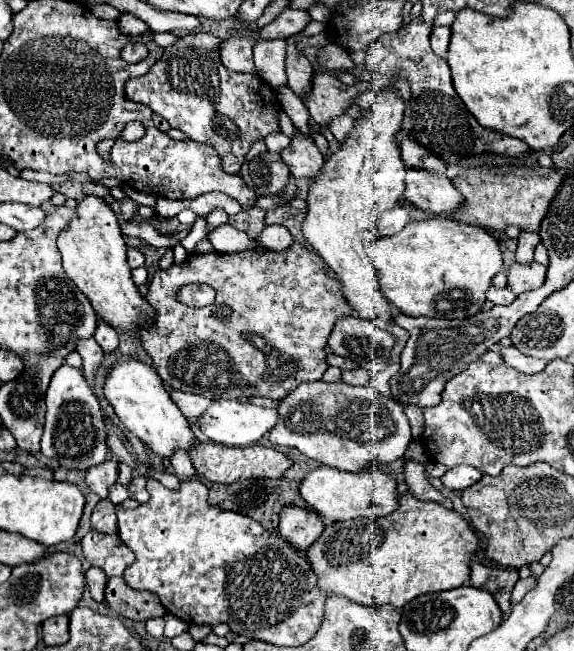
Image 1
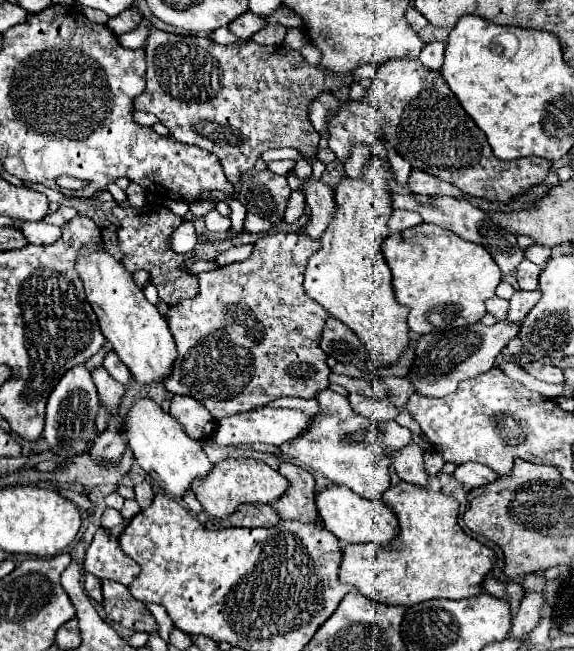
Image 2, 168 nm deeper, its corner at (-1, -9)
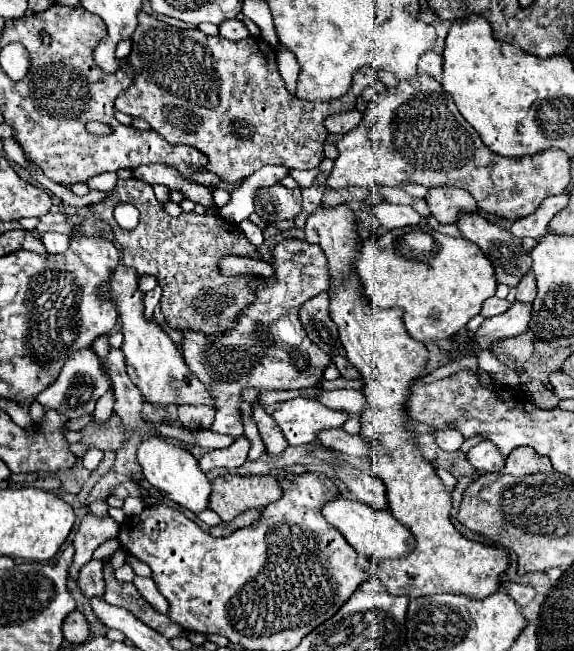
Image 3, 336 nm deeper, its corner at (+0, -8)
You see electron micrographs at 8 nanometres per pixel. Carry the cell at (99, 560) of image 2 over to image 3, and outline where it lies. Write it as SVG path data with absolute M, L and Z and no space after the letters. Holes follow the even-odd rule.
M124 561L124 565L114 571L114 575L116 575L118 581L126 581L126 583L132 583L134 577L136 577L136 575L134 575L134 569L132 569L132 565L130 565L128 561Z

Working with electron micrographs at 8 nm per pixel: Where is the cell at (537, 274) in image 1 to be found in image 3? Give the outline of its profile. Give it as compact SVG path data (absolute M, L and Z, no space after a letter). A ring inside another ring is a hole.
M514 301L508 311L500 313L496 317L490 317L480 325L480 329L474 333L476 343L480 347L488 347L500 339L520 335L528 327L530 311L532 311L532 303Z

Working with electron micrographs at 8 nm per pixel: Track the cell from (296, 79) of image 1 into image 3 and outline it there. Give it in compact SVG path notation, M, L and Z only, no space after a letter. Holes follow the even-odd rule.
M350 109L348 113L334 113L328 119L324 119L324 127L330 133L348 133L360 123L360 119L362 115L358 113L358 109Z

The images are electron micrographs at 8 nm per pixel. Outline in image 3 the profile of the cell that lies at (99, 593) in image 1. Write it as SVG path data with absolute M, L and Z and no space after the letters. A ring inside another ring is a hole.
M88 561L84 569L80 569L78 587L86 597L102 597L104 595L104 579L102 579L102 561Z

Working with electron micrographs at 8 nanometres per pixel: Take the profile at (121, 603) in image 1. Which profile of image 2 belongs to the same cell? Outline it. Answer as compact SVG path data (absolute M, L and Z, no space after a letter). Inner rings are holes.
M103 582L103 606L107 618L137 632L157 632L157 622L147 606L129 594L121 582Z

